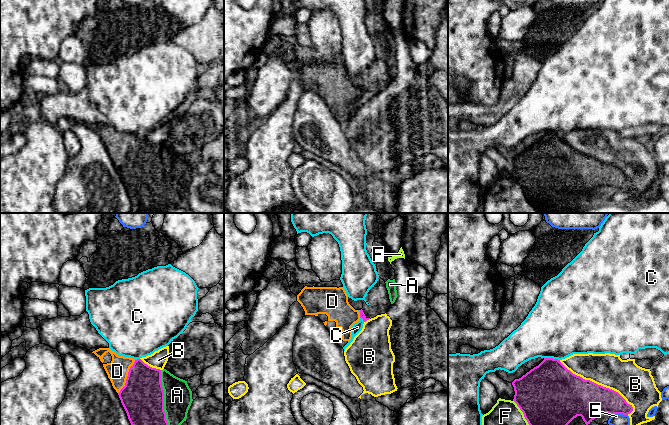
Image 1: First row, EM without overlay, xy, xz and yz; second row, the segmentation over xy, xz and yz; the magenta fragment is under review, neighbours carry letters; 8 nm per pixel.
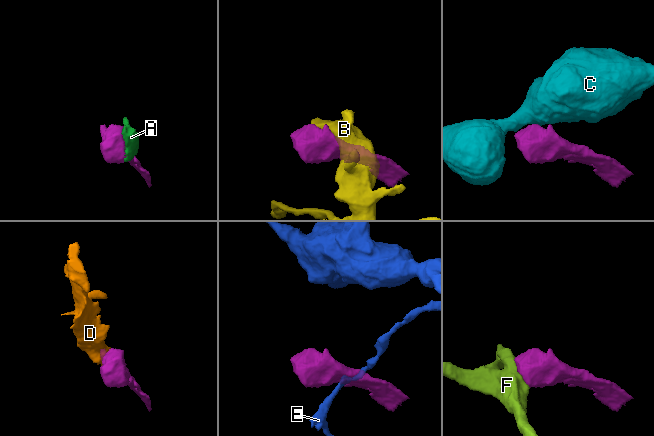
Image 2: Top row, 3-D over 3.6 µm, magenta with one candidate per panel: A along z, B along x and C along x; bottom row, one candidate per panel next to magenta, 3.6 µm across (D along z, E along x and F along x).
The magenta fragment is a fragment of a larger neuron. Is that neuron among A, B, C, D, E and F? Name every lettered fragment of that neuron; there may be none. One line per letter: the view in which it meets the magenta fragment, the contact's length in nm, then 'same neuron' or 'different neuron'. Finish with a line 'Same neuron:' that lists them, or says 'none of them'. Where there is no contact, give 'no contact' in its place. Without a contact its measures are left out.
A: xy | 500 nm | same neuron
B: yz | 700 nm | different neuron
C: yz | 130 nm | different neuron
D: xy | 300 nm | same neuron
E: yz | 140 nm | different neuron
F: yz | 360 nm | different neuron
Same neuron: A, D

